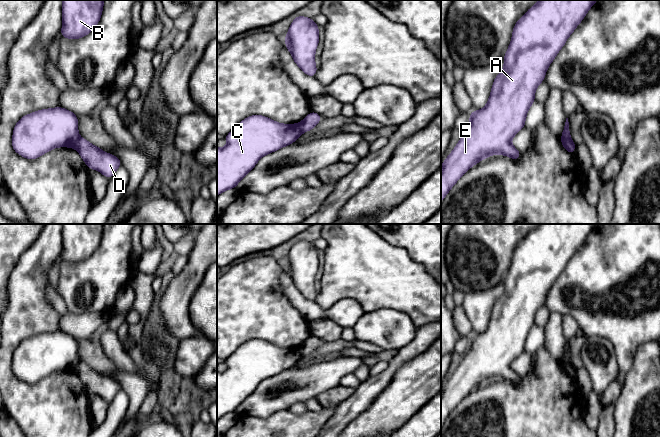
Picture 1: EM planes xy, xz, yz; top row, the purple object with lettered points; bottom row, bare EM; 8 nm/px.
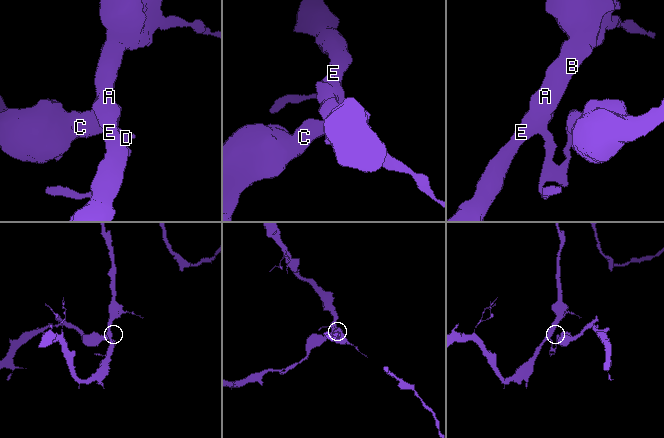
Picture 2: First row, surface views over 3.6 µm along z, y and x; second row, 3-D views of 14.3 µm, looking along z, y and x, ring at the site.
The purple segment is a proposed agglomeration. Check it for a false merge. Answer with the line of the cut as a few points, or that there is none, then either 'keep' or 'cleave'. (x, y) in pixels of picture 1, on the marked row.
cut yz (561, 138), (569, 141), (574, 146); cleave

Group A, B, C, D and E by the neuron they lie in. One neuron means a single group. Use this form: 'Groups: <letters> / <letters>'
Groups: A B D E / C

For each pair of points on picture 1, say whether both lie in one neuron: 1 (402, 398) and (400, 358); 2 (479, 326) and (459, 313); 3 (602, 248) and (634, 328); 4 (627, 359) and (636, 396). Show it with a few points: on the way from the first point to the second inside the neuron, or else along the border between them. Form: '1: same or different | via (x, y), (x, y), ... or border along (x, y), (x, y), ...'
1: different | border along (420, 353), (406, 361), (387, 386)
2: different | border along (462, 305), (473, 329)
3: same | via (608, 269), (608, 292), (614, 294), (627, 307)
4: different | border along (638, 346), (633, 363), (626, 373)

